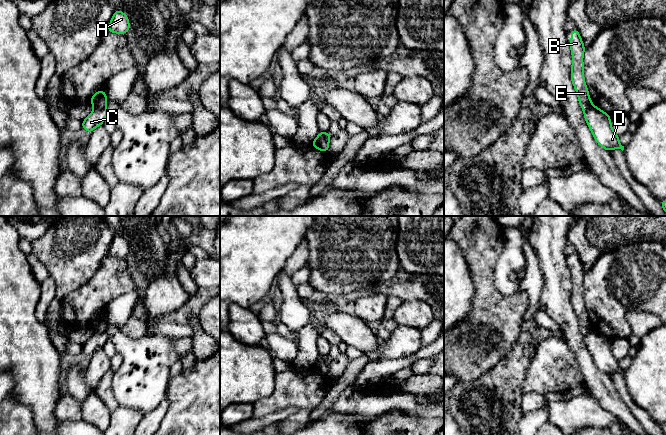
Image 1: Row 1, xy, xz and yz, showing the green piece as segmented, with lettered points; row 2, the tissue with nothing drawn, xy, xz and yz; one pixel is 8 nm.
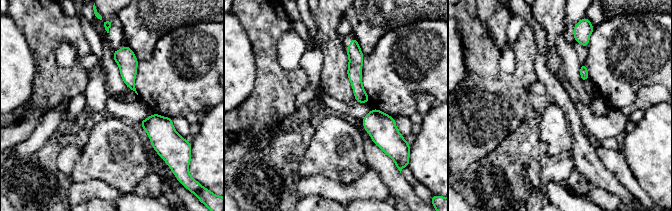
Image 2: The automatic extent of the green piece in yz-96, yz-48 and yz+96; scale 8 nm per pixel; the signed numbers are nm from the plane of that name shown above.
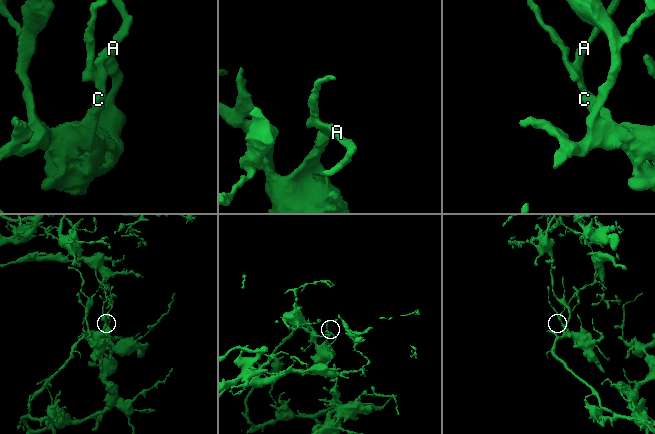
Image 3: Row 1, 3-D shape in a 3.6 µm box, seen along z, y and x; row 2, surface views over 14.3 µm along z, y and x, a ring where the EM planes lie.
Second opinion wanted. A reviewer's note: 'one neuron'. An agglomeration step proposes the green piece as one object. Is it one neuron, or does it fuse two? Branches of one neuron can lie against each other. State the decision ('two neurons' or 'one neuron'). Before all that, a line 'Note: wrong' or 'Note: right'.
Note: wrong
two neurons

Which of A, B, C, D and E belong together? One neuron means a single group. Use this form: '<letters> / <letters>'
A B E / C D

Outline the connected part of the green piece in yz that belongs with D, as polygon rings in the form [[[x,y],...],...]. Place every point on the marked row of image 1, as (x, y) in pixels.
[[[593,105],[584,111],[584,118],[597,144],[607,151],[624,150],[619,143],[619,136],[612,129],[610,115]]]

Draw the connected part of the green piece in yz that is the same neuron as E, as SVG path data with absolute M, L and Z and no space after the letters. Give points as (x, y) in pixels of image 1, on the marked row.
M576 28L571 31L569 46L572 53L571 81L577 92L582 110L587 111L593 104L589 96L583 73L583 55L586 48L584 47L581 36Z

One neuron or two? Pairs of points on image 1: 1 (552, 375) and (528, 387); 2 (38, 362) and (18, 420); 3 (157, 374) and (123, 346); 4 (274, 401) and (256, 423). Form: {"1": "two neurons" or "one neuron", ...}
{"1": "one neuron", "2": "two neurons", "3": "one neuron", "4": "two neurons"}

